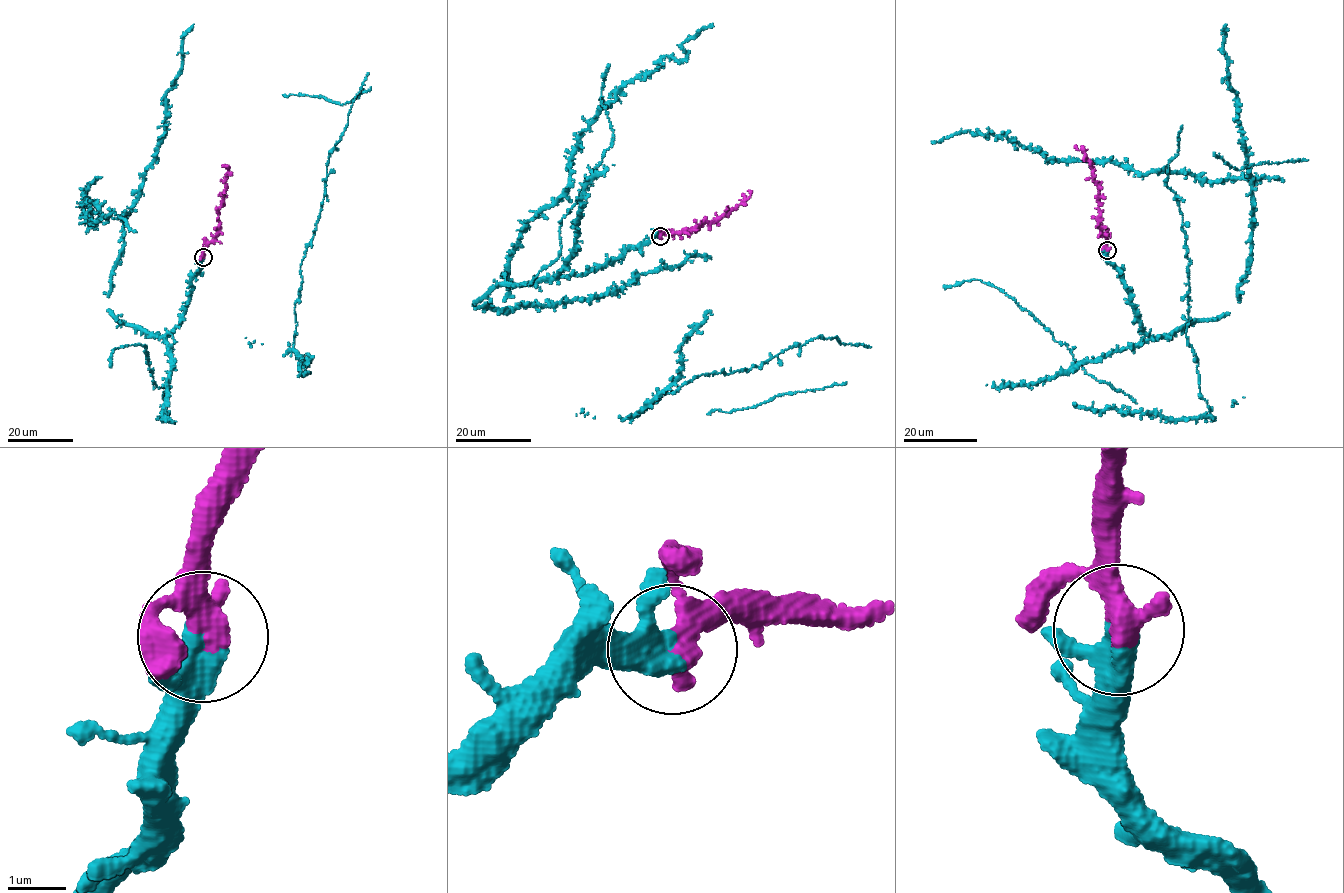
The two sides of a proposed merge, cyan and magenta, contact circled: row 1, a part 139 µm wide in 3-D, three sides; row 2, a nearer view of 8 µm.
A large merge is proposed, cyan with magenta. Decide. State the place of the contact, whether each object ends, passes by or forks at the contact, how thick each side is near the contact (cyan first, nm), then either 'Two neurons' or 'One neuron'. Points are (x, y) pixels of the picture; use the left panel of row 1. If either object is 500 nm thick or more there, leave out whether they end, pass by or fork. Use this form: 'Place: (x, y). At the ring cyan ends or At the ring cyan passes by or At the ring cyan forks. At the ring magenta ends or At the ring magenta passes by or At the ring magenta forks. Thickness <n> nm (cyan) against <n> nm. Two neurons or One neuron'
Place: (203, 257). At the ring cyan passes by. At the ring magenta passes by. Thickness 400 nm (cyan) against 360 nm. One neuron

